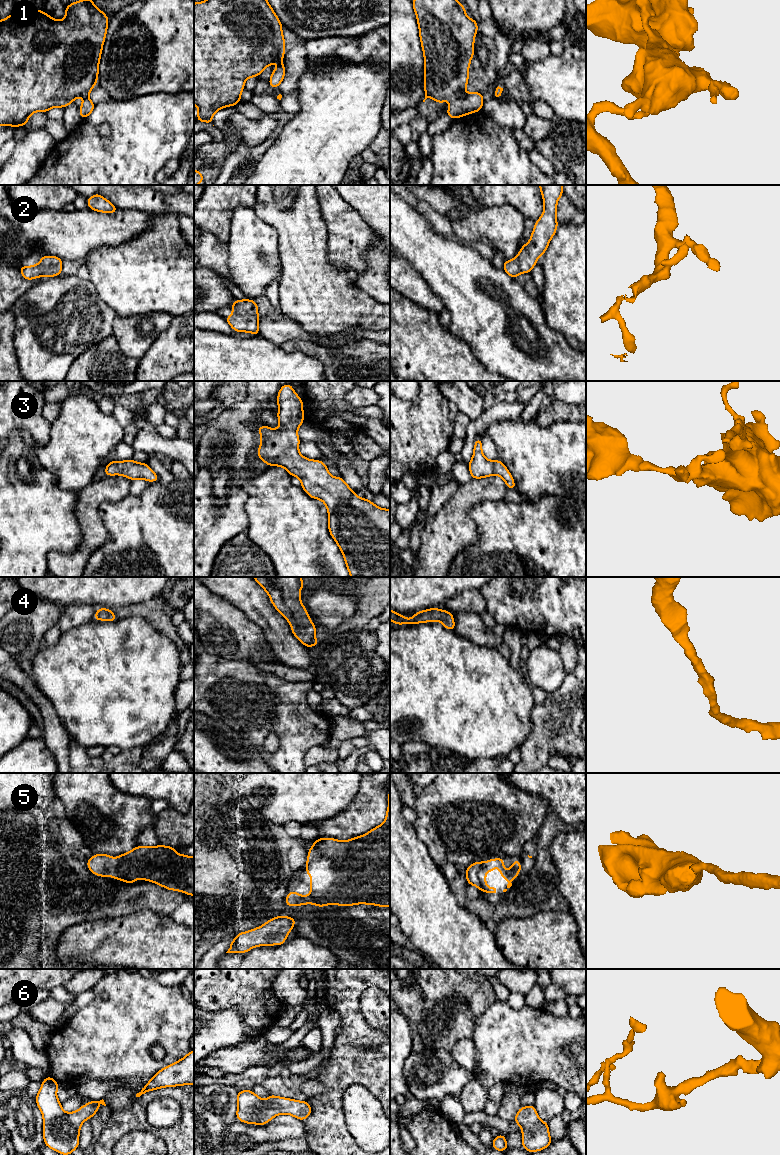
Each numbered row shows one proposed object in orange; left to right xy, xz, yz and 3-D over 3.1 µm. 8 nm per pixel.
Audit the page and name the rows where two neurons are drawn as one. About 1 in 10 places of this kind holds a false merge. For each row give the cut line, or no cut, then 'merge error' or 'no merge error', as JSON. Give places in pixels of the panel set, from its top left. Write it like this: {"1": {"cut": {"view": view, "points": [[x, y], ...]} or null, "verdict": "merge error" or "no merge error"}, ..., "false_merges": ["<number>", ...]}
{"1": {"cut": {"view": "yz", "points": [[464, 93], [452, 98]]}, "verdict": "merge error"}, "2": {"cut": null, "verdict": "no merge error"}, "3": {"cut": null, "verdict": "no merge error"}, "4": {"cut": null, "verdict": "no merge error"}, "5": {"cut": null, "verdict": "no merge error"}, "6": {"cut": null, "verdict": "no merge error"}, "false_merges": ["1"]}

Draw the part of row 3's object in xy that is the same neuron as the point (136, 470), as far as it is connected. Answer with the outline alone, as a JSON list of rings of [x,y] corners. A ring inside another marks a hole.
[[[133,459],[109,462],[105,467],[104,475],[123,475],[131,481],[134,479],[143,479],[149,482],[159,481],[158,475],[147,463],[137,463]]]

